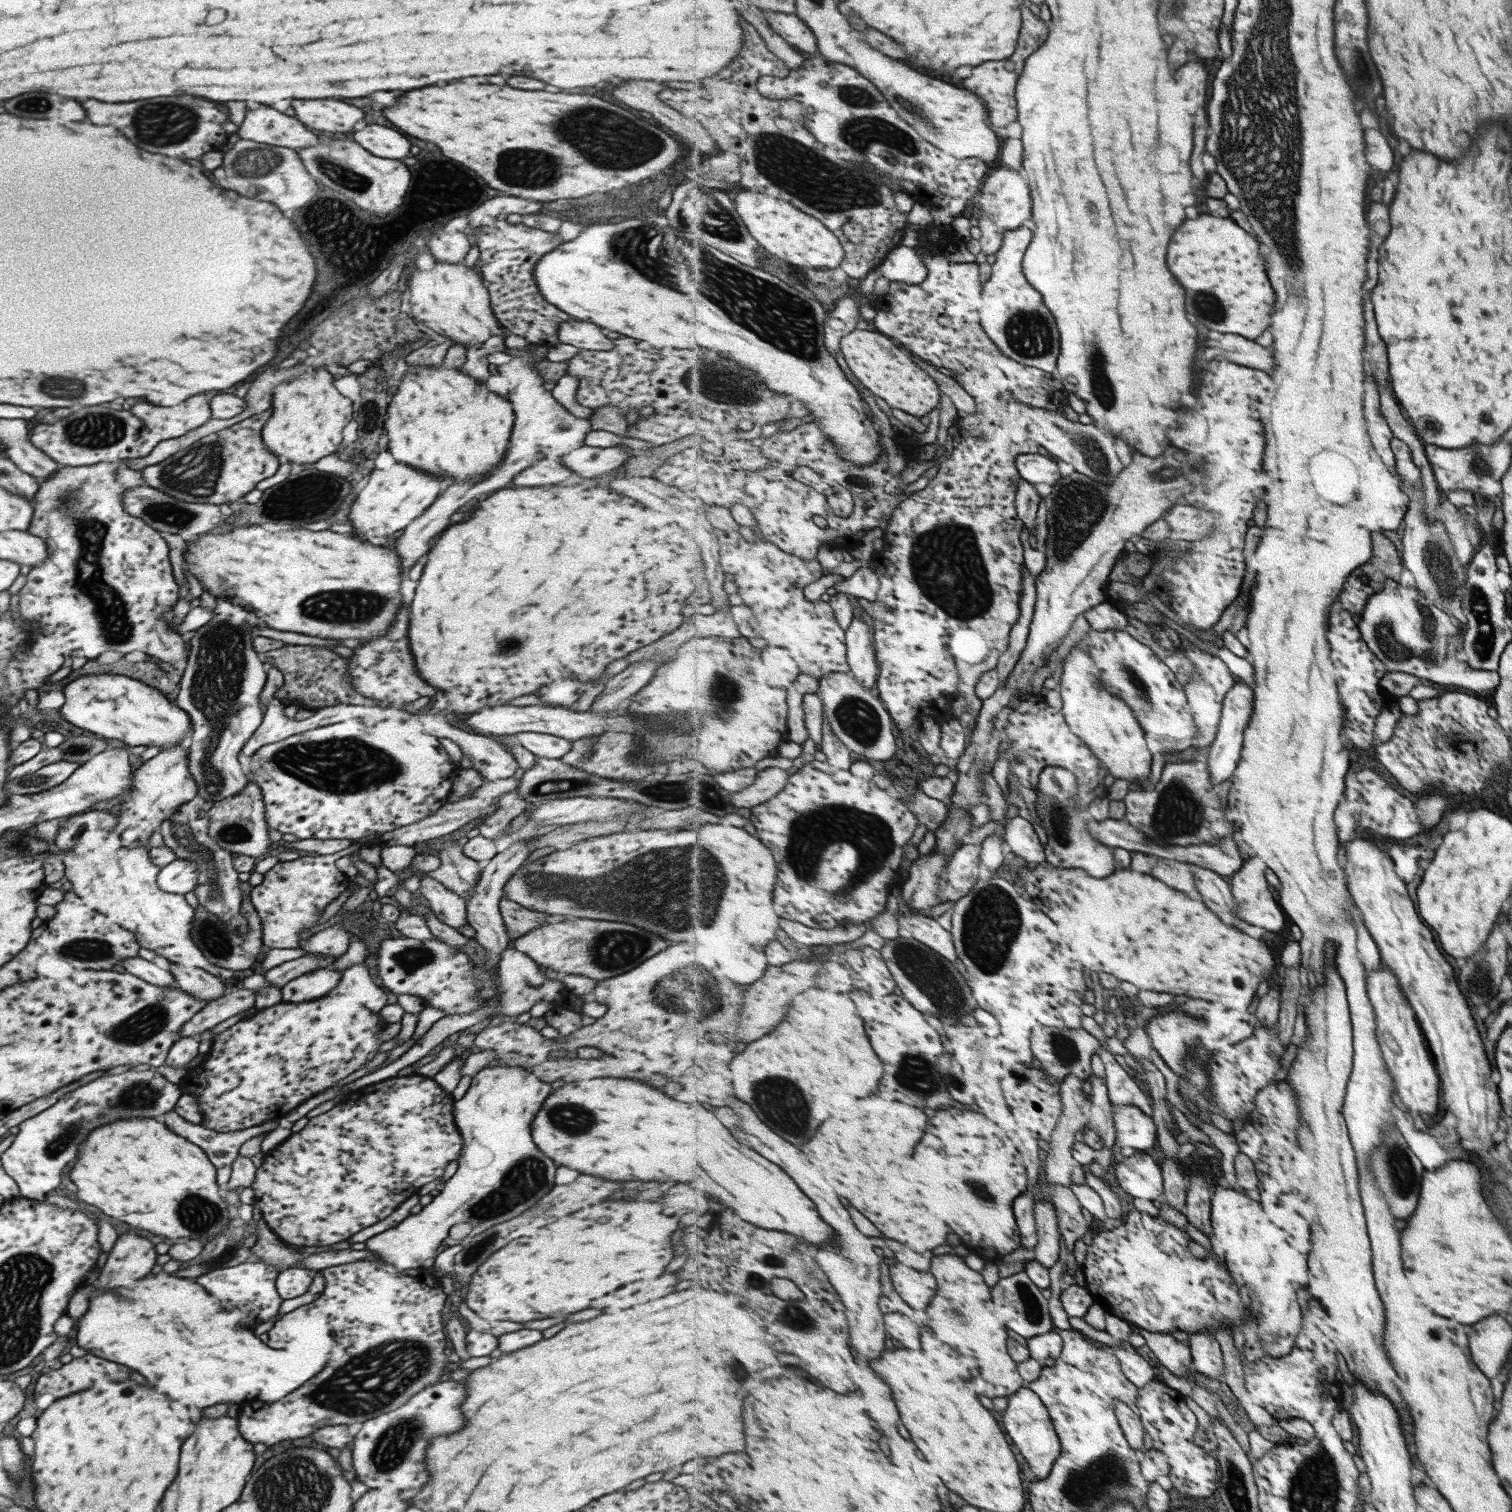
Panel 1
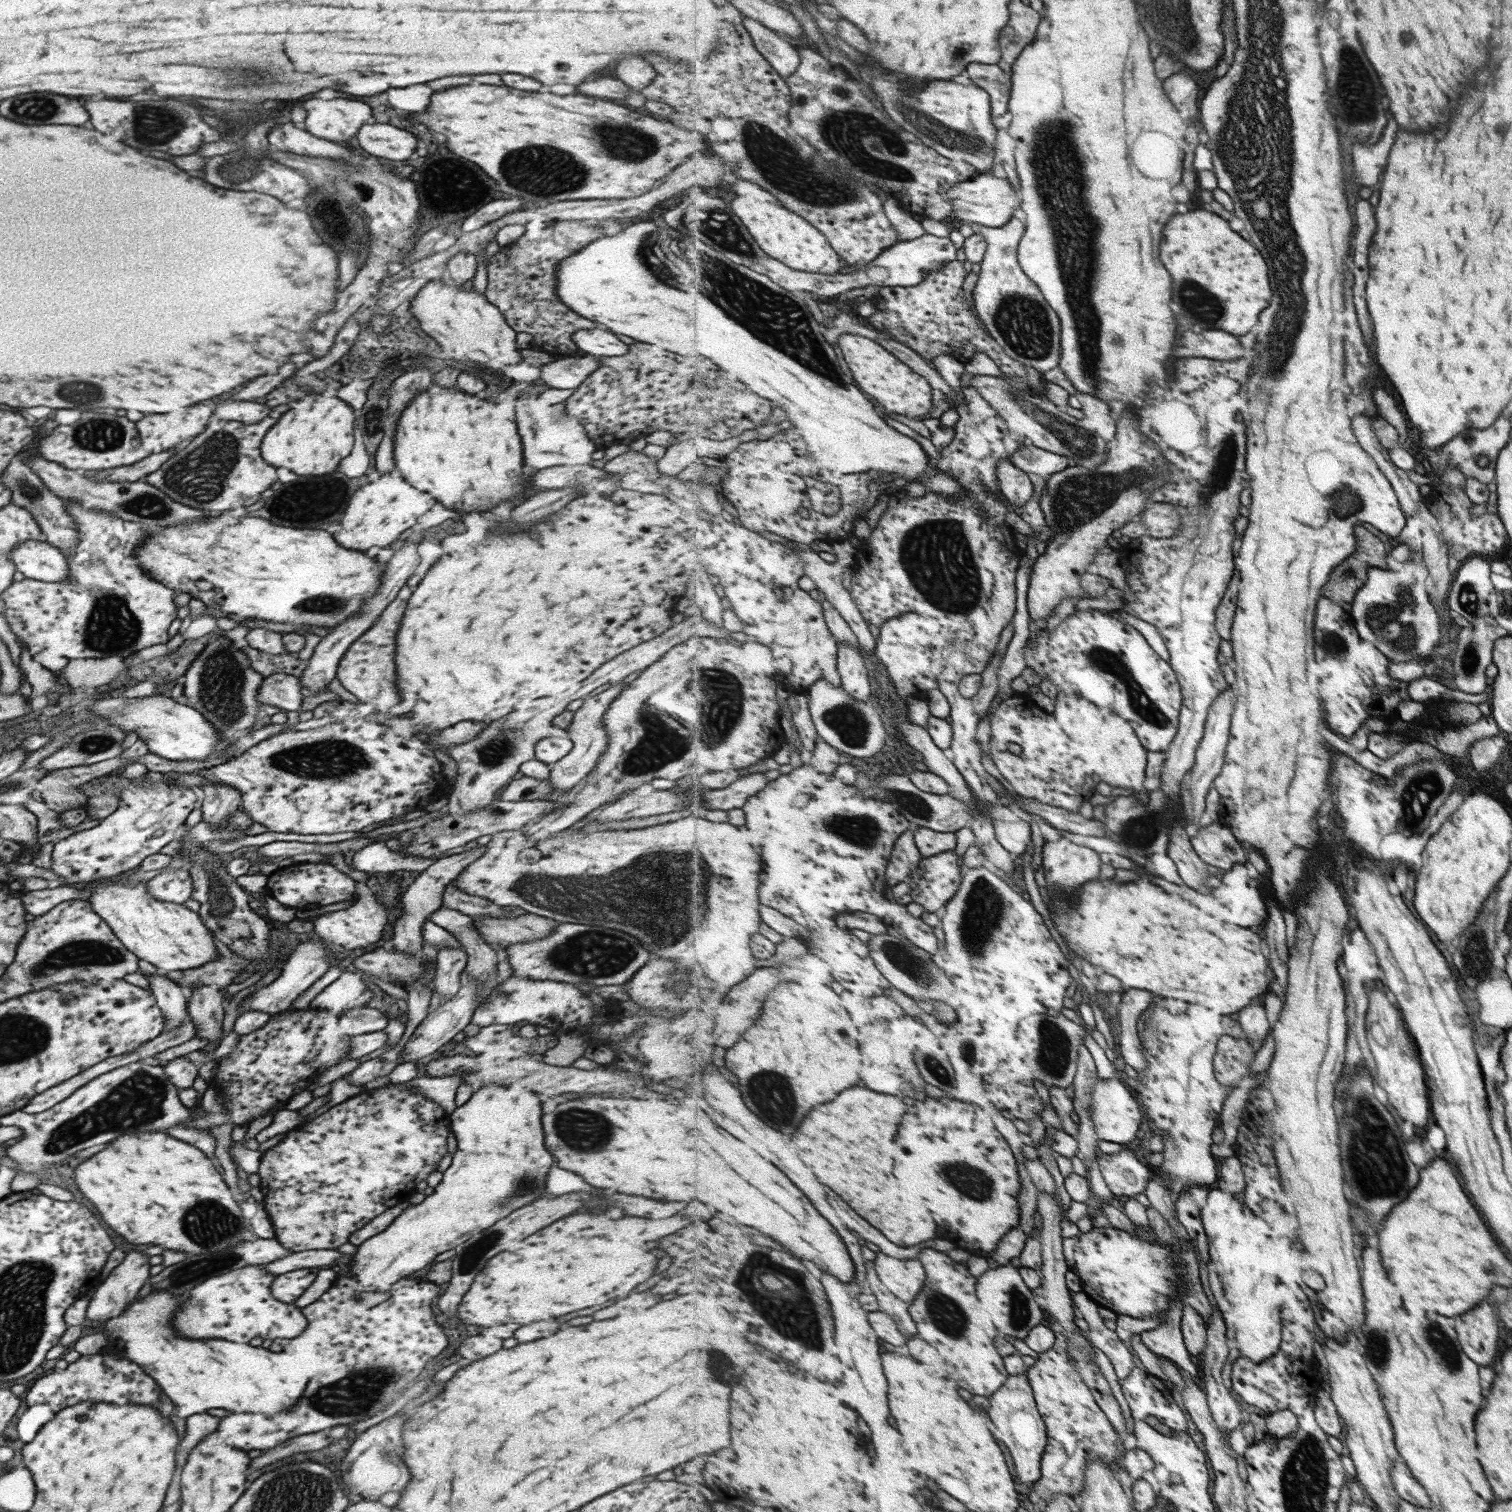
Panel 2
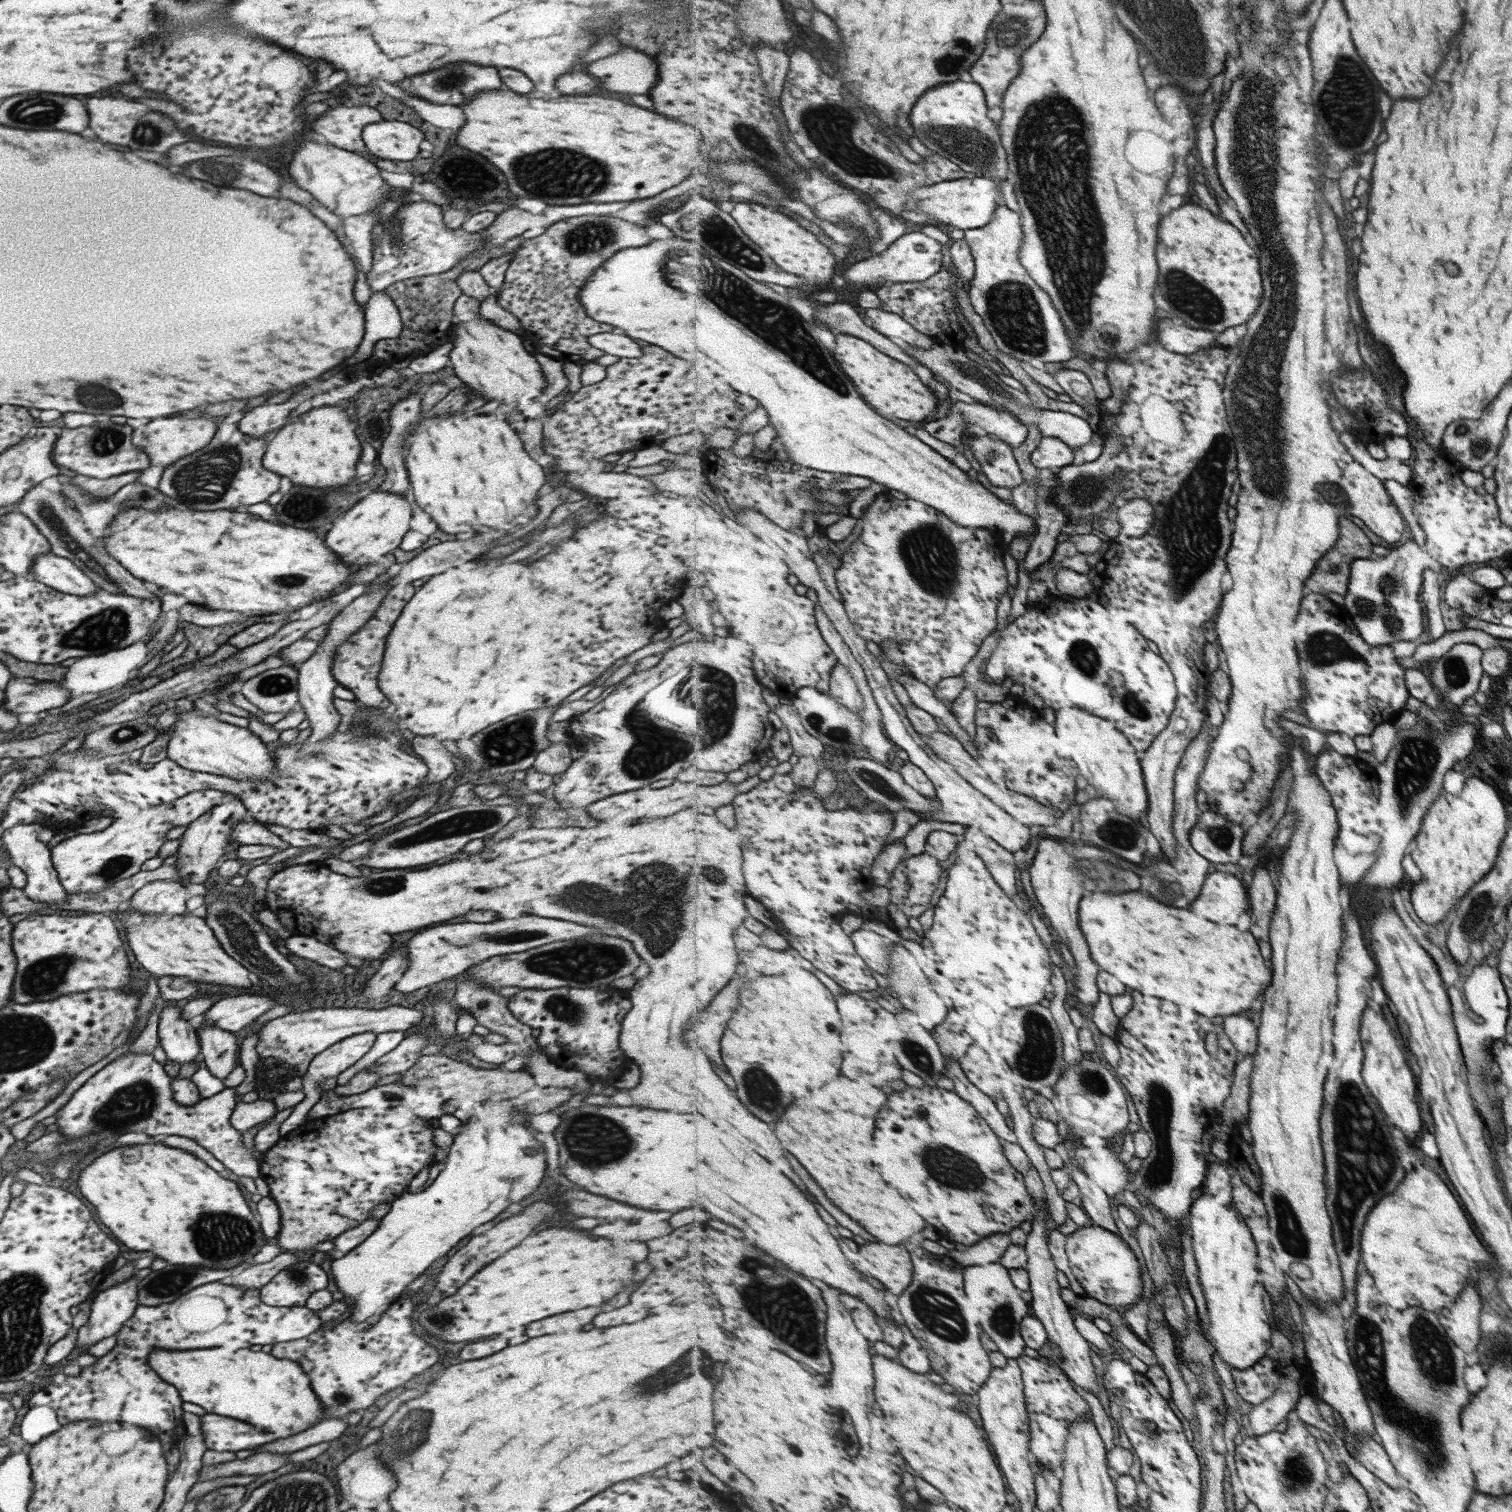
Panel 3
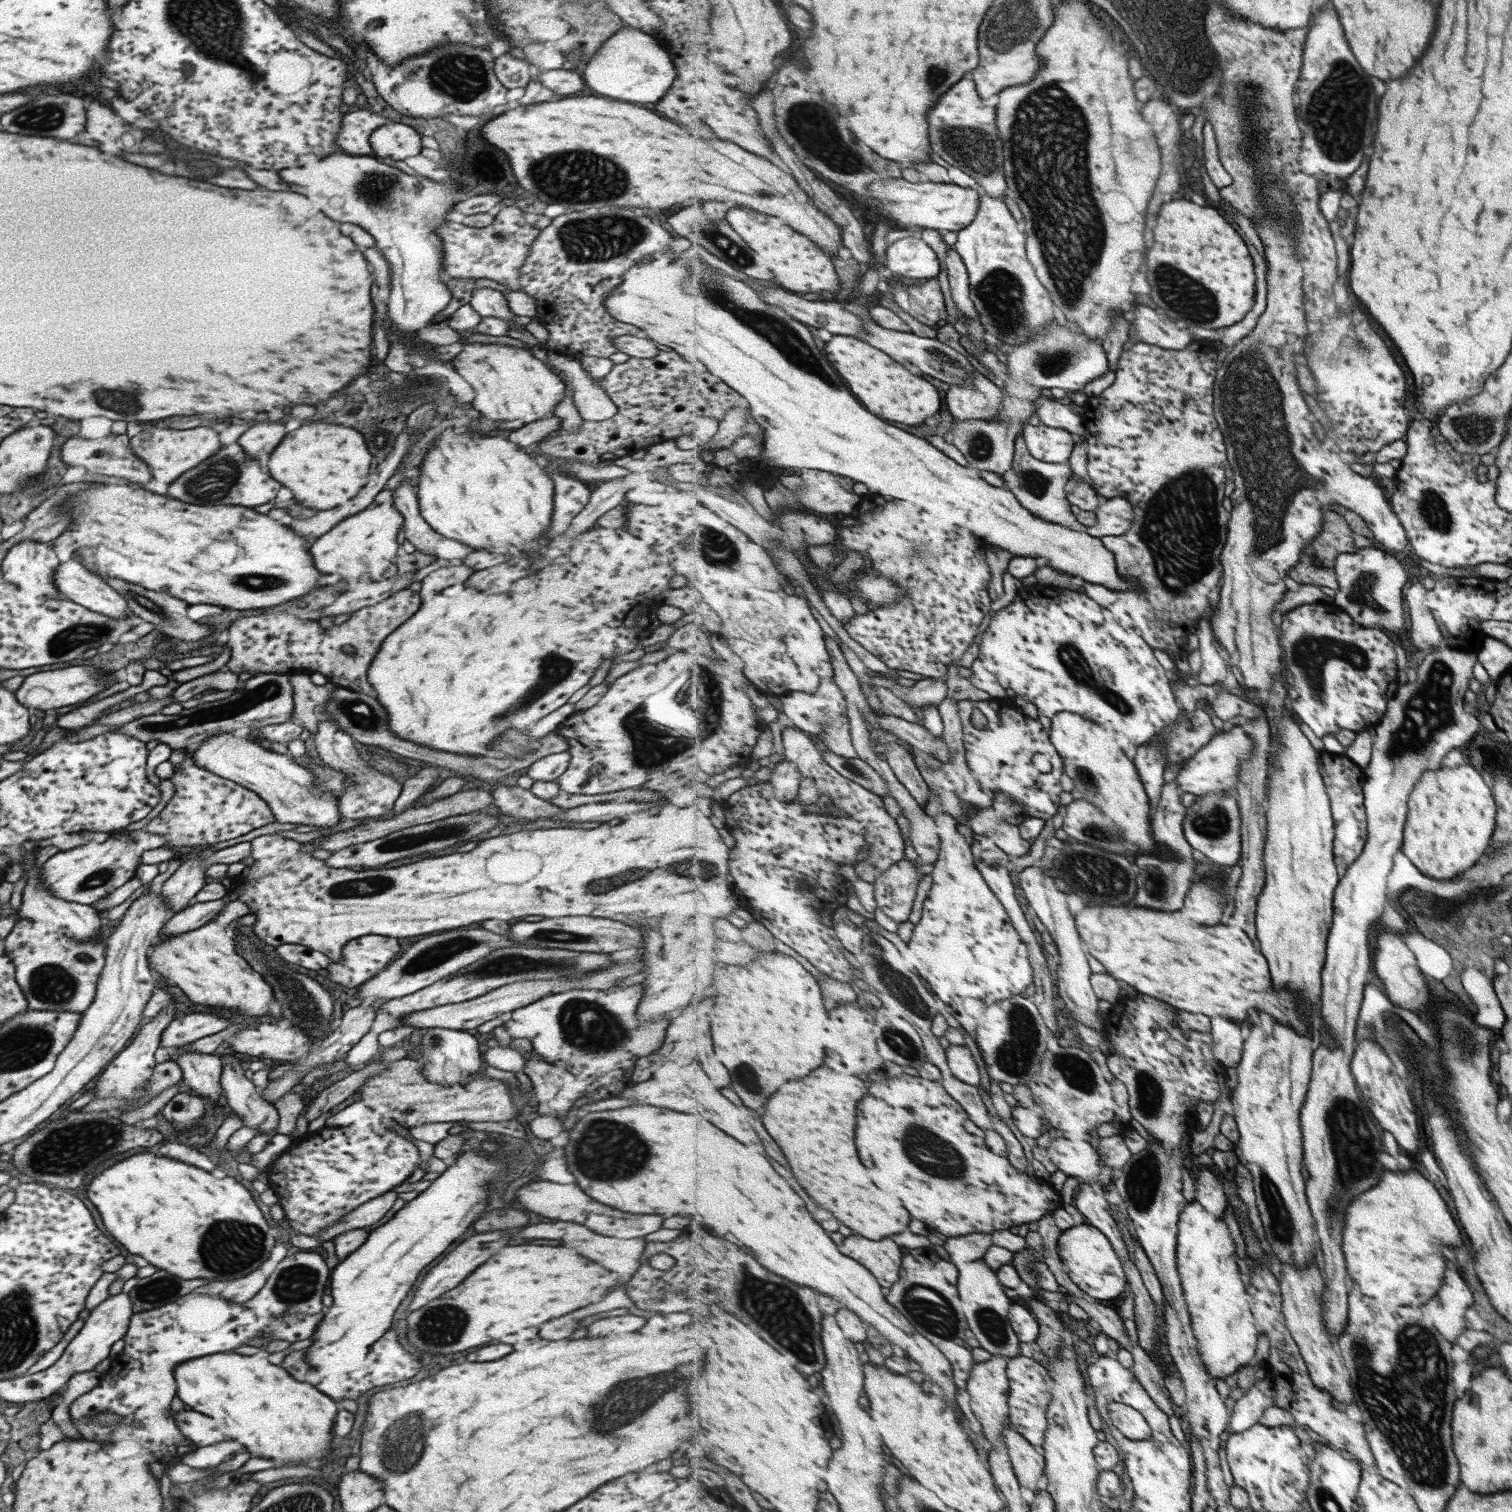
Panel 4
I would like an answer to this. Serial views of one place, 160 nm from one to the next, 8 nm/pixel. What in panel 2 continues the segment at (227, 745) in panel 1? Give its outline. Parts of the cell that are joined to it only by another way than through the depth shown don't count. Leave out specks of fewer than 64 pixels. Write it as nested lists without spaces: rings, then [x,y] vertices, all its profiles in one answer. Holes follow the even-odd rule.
[[[217,635],[205,643],[202,651],[189,663],[183,674],[182,695],[186,704],[201,712],[223,741],[235,741],[255,728],[256,694],[262,677],[260,672],[251,668],[240,648],[236,648],[226,635]],[[201,783],[198,794],[201,821],[207,821],[213,828],[221,827],[229,814],[240,806],[240,792],[221,783]]]

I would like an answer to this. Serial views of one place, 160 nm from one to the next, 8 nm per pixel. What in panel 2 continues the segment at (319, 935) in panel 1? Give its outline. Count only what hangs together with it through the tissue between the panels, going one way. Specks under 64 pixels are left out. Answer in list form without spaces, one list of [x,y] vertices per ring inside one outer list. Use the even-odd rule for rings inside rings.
[[[309,940],[297,945],[284,962],[279,976],[268,985],[253,991],[249,999],[244,998],[240,1002],[237,1007],[238,1016],[247,1011],[258,1011],[269,1015],[285,1012],[304,990],[307,990],[311,984],[327,972],[329,956],[331,956],[329,948],[321,941],[311,942]]]

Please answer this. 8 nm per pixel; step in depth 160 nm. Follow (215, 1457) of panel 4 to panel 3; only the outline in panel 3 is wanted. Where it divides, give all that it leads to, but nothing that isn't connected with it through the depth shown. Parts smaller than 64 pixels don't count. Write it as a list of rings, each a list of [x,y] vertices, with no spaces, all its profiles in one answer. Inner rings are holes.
[[[345,1418],[323,1419],[321,1422],[315,1424],[315,1426],[303,1430],[303,1432],[299,1432],[299,1434],[293,1434],[293,1436],[283,1438],[283,1440],[269,1442],[269,1444],[265,1444],[265,1446],[259,1446],[257,1450],[263,1450],[263,1452],[293,1452],[293,1450],[301,1450],[301,1448],[305,1448],[305,1446],[316,1445],[323,1442],[329,1443],[341,1436],[347,1427]]]

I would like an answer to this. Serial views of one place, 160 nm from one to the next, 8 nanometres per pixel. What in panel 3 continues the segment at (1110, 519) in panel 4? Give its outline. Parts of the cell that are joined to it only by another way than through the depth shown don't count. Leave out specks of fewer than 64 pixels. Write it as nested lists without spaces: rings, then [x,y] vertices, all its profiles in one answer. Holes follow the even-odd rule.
[[[1133,499],[1121,503],[1117,508],[1117,521],[1123,524],[1123,532],[1129,536],[1143,538],[1155,523],[1155,505],[1150,500]]]

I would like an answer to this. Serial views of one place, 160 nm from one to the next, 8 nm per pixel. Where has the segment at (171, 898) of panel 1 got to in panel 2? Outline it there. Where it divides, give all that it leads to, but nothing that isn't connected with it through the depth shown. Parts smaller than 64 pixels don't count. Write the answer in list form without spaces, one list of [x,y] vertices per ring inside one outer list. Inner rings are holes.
[[[131,872],[119,873],[91,881],[83,887],[88,893],[91,910],[107,922],[121,945],[137,959],[162,972],[183,972],[199,968],[219,958],[213,945],[212,933],[200,920],[200,916],[184,905],[155,900],[150,896],[145,883],[126,883]]]

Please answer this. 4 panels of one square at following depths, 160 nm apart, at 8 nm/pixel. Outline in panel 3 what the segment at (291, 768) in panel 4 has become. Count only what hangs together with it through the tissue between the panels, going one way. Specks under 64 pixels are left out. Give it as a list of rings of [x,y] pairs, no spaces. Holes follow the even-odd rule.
[[[192,710],[180,713],[169,729],[166,758],[193,772],[221,775],[233,780],[266,779],[274,771],[271,746],[263,744],[247,727],[231,725]]]

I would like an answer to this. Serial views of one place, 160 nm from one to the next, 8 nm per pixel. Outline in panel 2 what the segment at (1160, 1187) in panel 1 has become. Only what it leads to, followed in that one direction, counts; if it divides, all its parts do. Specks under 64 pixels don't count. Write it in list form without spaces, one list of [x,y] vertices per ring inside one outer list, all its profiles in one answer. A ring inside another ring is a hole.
[[[1125,1150],[1121,1154],[1098,1153],[1098,1161],[1108,1187],[1117,1196],[1130,1198],[1144,1194],[1151,1185],[1153,1169],[1143,1164],[1135,1152]]]

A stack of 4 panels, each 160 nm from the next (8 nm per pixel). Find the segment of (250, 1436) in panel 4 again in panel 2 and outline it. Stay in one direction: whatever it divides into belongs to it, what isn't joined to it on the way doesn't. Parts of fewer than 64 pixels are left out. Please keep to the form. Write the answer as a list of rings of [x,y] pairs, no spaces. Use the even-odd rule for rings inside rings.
[[[153,1291],[143,1298],[136,1297],[127,1303],[122,1311],[105,1323],[91,1325],[89,1330],[106,1334],[109,1346],[113,1346],[113,1354],[122,1356],[135,1364],[147,1376],[151,1376],[163,1394],[173,1402],[173,1415],[169,1415],[178,1439],[185,1430],[185,1418],[191,1414],[203,1413],[209,1408],[223,1408],[229,1413],[253,1413],[254,1416],[275,1416],[277,1412],[294,1407],[302,1395],[309,1380],[309,1372],[305,1366],[287,1352],[271,1352],[269,1349],[255,1347],[245,1342],[228,1341],[212,1338],[211,1340],[191,1340],[177,1336],[171,1328],[171,1314],[179,1304],[179,1297],[171,1296],[167,1291]]]

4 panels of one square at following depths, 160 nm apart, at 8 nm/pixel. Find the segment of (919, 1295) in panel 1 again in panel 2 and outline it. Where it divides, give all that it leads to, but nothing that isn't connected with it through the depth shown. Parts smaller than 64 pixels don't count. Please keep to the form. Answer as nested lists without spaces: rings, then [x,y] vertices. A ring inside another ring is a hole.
[[[883,1251],[873,1260],[885,1286],[901,1300],[911,1303],[926,1286],[926,1268],[919,1260],[899,1260]]]

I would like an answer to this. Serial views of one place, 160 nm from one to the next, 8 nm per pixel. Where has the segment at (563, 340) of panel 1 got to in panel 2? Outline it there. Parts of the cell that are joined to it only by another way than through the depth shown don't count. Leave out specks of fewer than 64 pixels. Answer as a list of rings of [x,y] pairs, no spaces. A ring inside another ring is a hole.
[[[602,327],[576,330],[570,339],[585,355],[621,356],[628,349],[628,346],[617,339],[615,334]]]

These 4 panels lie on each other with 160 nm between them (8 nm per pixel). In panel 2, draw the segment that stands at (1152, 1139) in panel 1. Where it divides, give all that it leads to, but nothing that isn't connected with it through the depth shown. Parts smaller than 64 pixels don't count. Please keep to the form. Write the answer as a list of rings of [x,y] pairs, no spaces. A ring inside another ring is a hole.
[[[1099,1078],[1094,1090],[1092,1108],[1096,1131],[1103,1140],[1129,1144],[1129,1142],[1135,1142],[1138,1139],[1137,1134],[1139,1134],[1139,1128],[1143,1124],[1144,1114],[1141,1114],[1140,1101],[1133,1090],[1128,1087],[1128,1082],[1119,1082],[1117,1079],[1105,1081]]]

